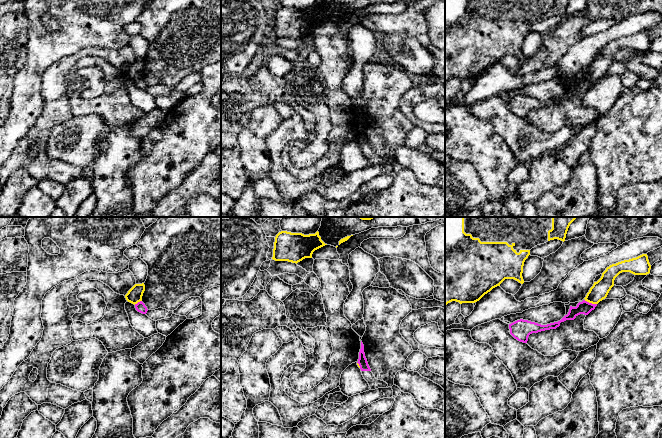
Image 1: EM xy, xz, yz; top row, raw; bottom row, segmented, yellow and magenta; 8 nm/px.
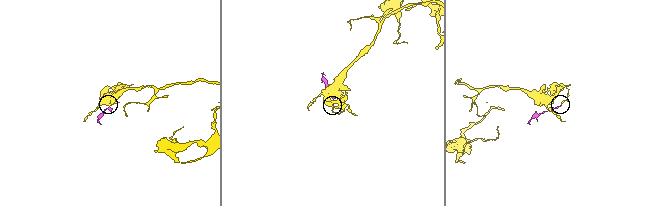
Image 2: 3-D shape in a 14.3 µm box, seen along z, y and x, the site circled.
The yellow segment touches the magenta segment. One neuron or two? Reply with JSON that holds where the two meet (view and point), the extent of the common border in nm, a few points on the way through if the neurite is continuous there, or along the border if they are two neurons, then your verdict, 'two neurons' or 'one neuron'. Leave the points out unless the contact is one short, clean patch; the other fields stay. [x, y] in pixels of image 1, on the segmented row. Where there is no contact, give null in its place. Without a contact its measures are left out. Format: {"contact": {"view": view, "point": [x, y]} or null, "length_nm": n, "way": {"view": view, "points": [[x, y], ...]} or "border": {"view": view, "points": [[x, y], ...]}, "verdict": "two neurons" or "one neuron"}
{"contact": {"view": "yz", "point": [590, 302]}, "length_nm": 110, "border": {"view": "yz", "points": [[584, 300], [596, 304]]}, "verdict": "two neurons"}

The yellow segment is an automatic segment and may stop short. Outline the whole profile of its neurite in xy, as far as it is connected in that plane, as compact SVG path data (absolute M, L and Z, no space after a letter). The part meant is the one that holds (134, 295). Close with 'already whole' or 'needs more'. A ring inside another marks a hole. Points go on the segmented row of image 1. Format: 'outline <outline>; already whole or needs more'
outline M135 284L125 295L125 298L128 302L132 304L137 304L138 302L142 301L142 296L145 291L145 285L142 284Z; already whole

